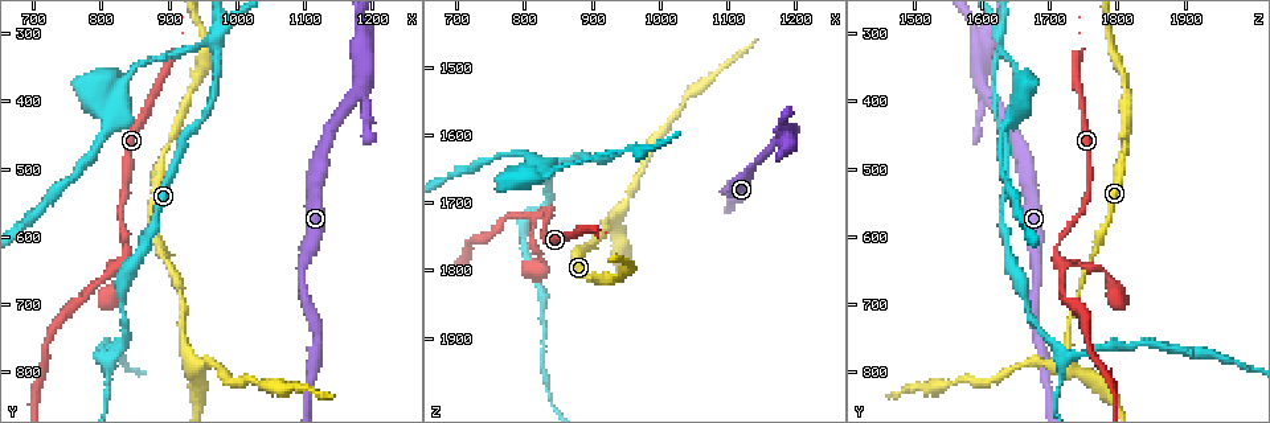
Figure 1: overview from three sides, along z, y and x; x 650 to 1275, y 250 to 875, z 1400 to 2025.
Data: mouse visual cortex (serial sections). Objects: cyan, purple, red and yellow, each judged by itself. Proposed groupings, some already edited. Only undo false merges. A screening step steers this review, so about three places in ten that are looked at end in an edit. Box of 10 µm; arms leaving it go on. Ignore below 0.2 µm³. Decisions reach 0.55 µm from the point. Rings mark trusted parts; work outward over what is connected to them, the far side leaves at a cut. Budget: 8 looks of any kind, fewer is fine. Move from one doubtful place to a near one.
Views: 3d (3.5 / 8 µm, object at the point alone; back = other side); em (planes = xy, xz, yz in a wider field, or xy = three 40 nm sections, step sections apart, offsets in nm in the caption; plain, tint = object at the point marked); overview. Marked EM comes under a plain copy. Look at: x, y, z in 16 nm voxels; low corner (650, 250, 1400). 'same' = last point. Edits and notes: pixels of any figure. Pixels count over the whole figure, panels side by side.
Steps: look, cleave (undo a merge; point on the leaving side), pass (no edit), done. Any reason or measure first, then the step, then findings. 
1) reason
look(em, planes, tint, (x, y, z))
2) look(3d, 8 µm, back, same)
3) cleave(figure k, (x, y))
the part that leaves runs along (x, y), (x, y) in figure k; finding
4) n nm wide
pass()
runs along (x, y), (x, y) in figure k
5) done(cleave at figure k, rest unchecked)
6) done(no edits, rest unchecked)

thin neck
look(3d, 8 µm, back, (900, 460, 1810))

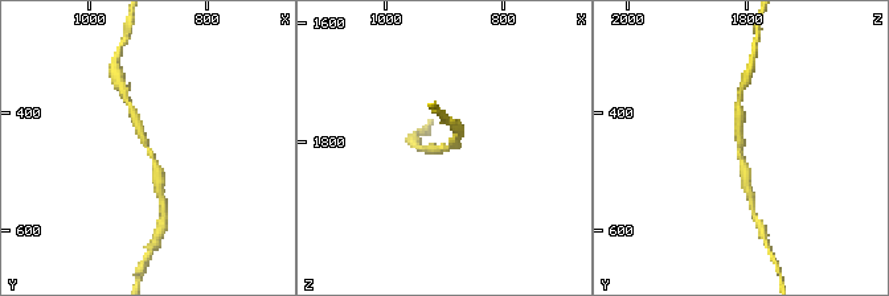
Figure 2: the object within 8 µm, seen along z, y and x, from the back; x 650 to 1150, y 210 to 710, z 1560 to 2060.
arms of 250, 250 nm; now the EM
look(em, xy, step 2, tint, same)

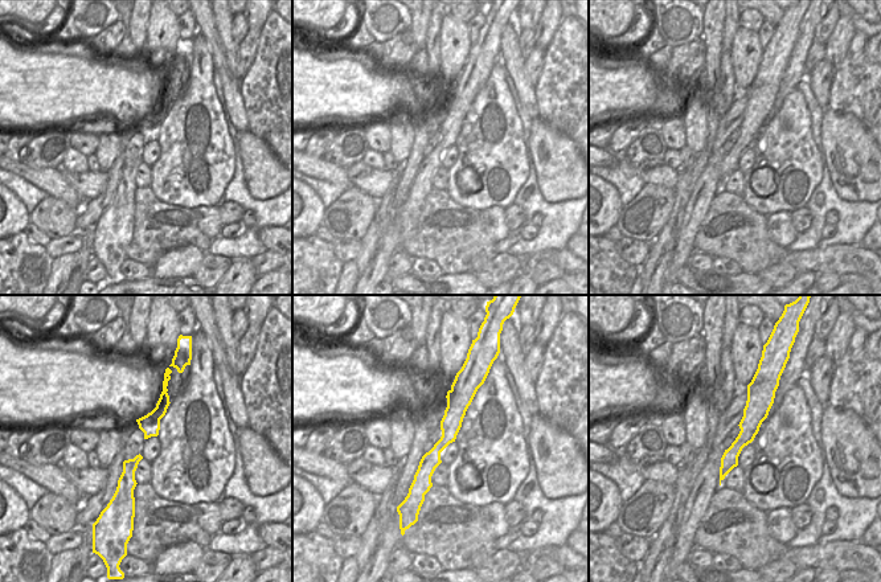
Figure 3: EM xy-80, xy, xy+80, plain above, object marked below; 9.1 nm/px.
pass()
runs along (454, 388), (449, 435), (419, 496) in figure 3; continuous, no second cell

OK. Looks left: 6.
abrupt turn
look(3d, 3.5 µm, (840, 620, 1710))

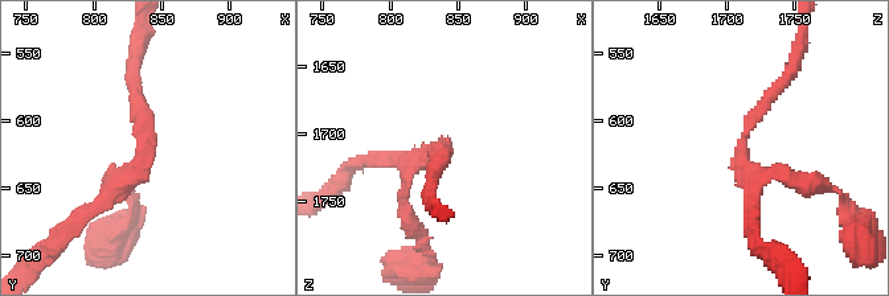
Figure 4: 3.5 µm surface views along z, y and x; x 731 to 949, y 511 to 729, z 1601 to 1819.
shape alone is not enough
look(em, xy, step 2, tint, (840, 620, 1710))

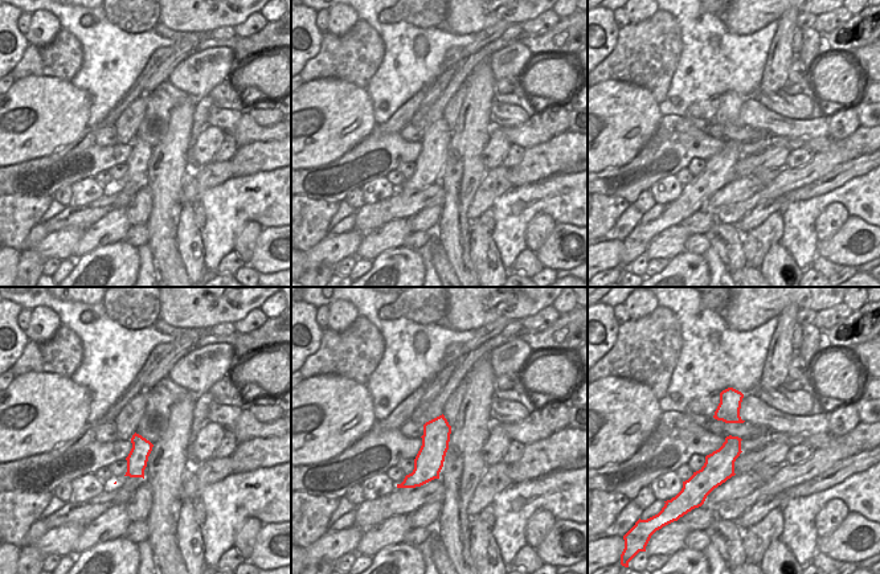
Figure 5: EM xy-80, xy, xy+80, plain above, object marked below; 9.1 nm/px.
260 nm wide
pass()
runs along (441, 419), (428, 466), (410, 484) in figure 5; one cell here

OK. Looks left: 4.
sharp bend
look(3d, 3.5 µm, (810, 785, 1715))

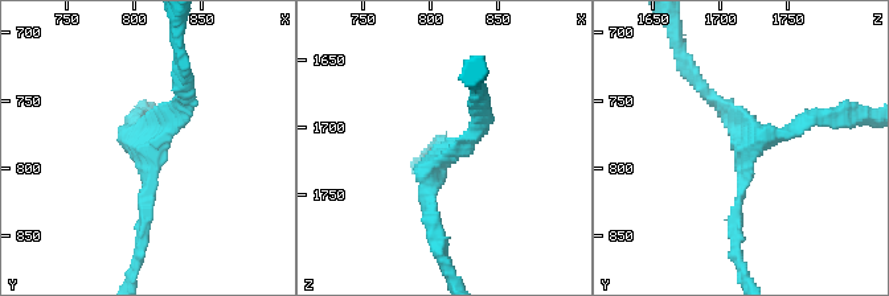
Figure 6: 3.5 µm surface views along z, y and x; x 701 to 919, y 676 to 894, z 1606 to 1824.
3 arms; arms of 100, 150, 200 nm
look(em, xy, step 3, tint, (812, 780, 1720))

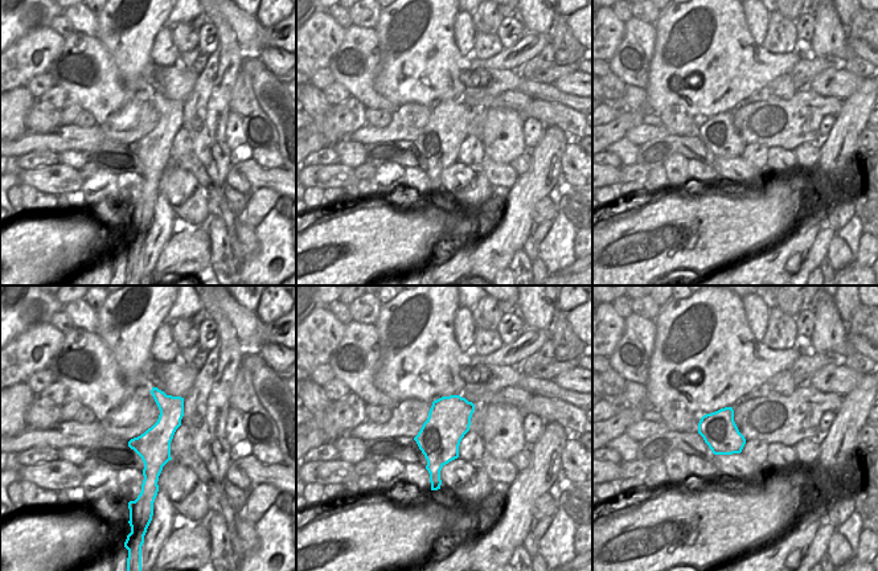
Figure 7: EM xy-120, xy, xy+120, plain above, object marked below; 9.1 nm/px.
pass()
runs along (482, 106), (474, 139), (429, 169), (433, 223) in figure 6; continuous, no second cell

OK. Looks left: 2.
arms part here
look(3d, 3.5 µm, (1190, 335, 1595))

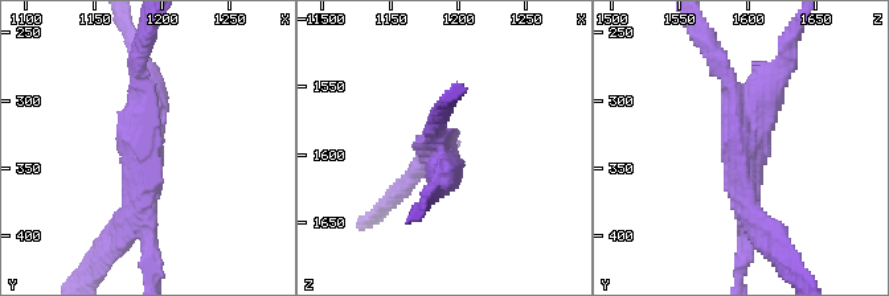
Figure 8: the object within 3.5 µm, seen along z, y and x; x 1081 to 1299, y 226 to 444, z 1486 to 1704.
3 arms; arms of 200, 300, 400 nm
look(em, xy, step 5, tint, (1186, 332, 1596))

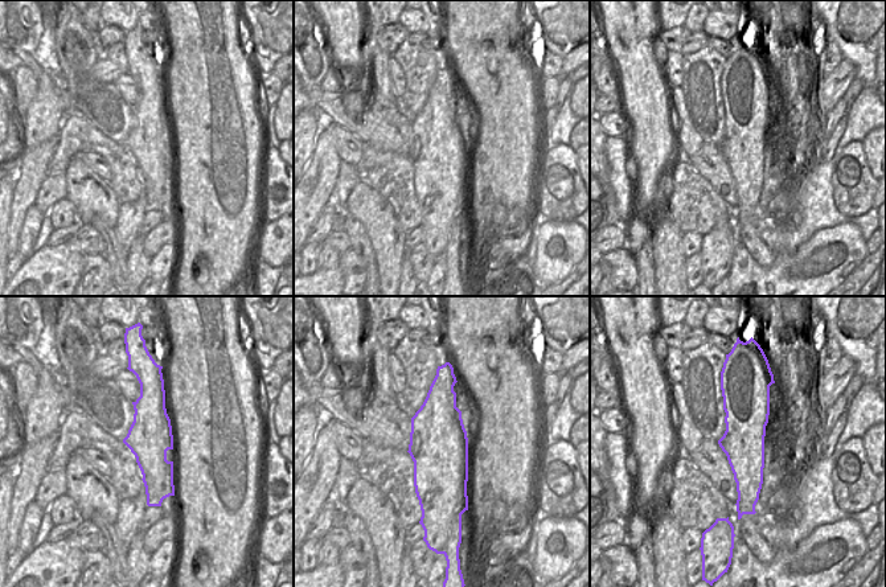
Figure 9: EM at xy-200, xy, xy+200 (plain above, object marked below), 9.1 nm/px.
cleave(figure 8, (789, 68))
two cells meet here

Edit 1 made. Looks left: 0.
done(cleave at figure 8, rest unchecked)

